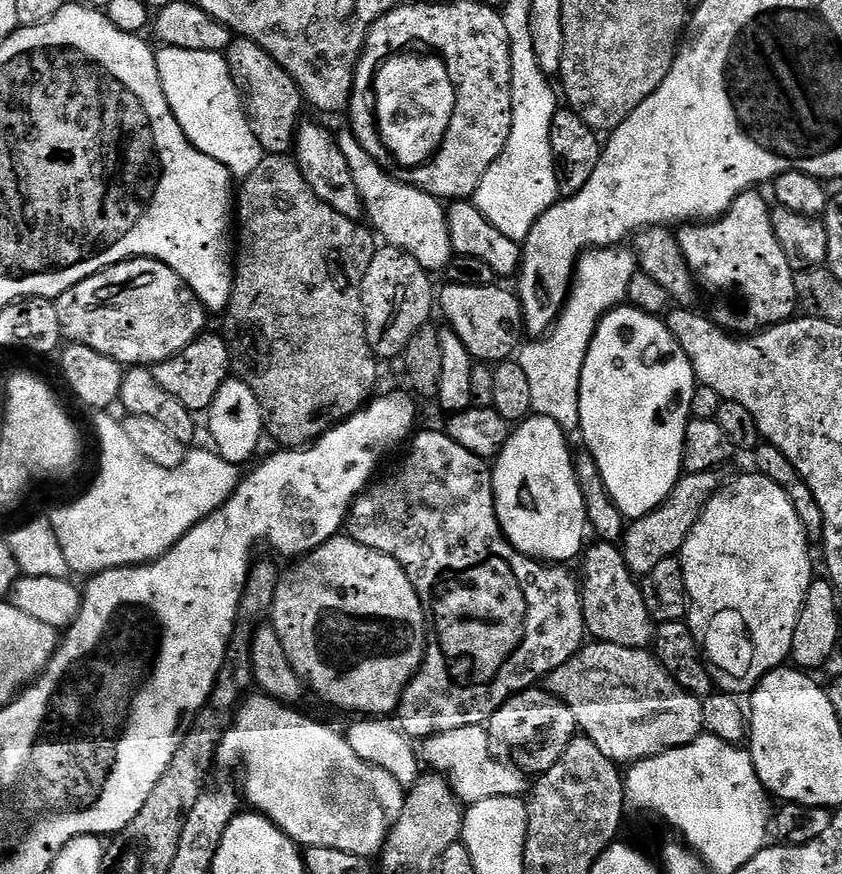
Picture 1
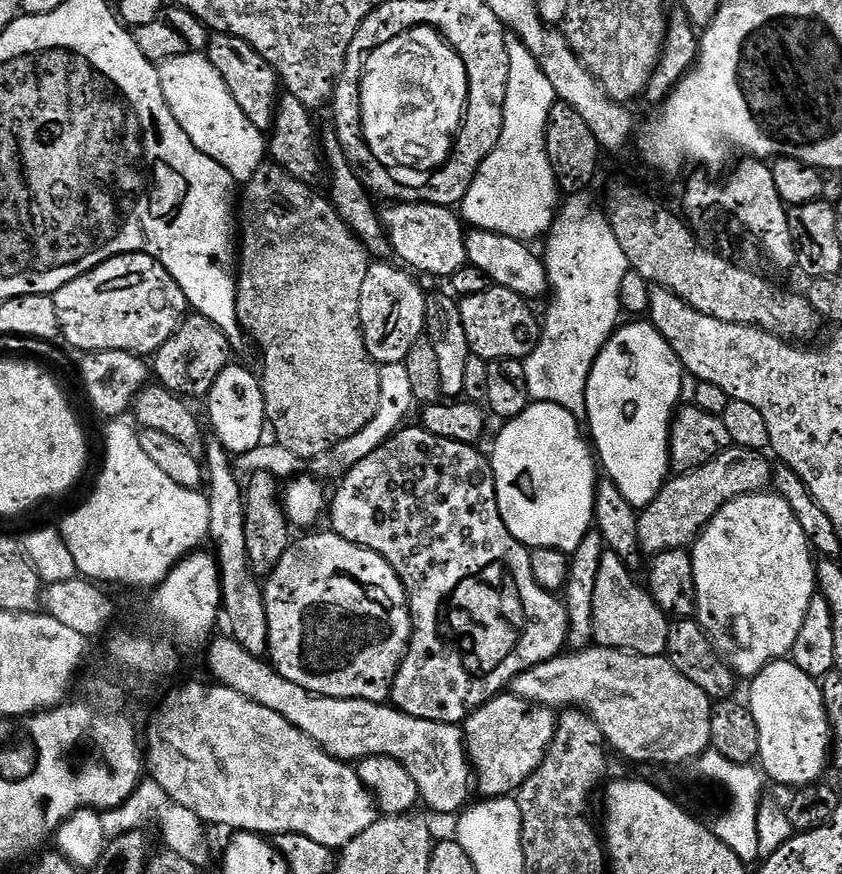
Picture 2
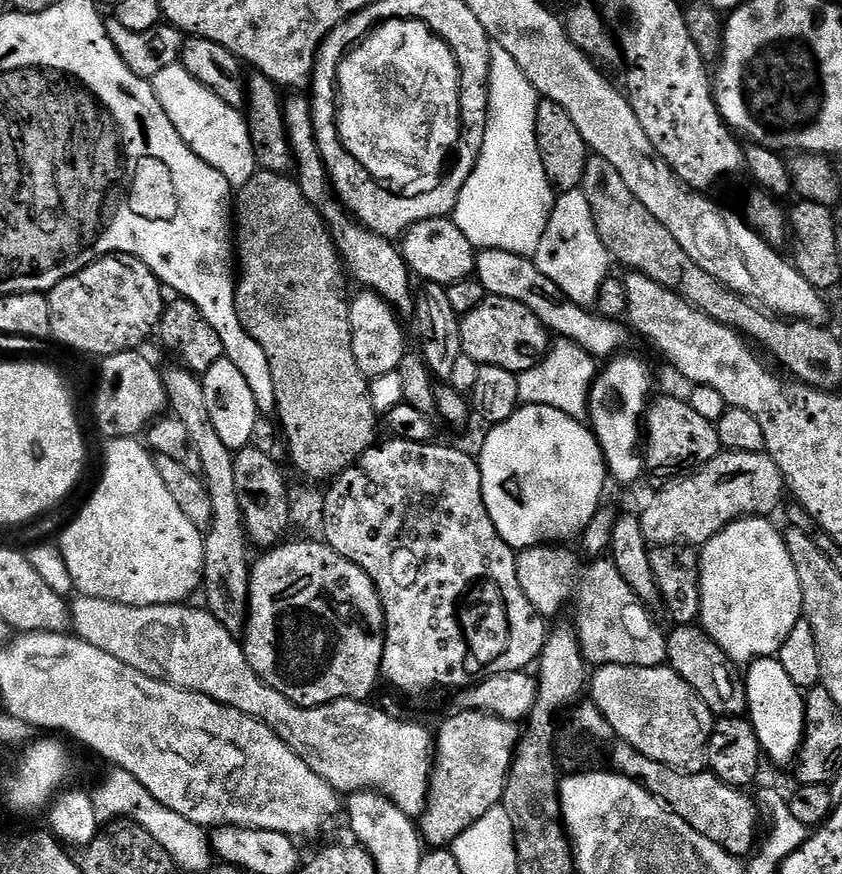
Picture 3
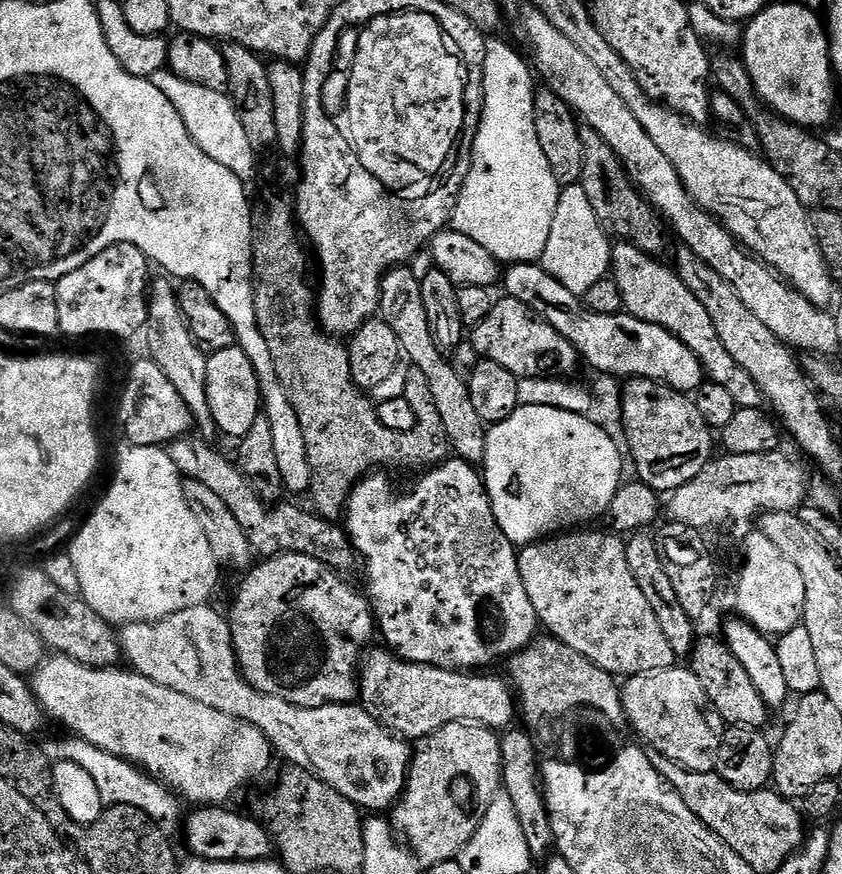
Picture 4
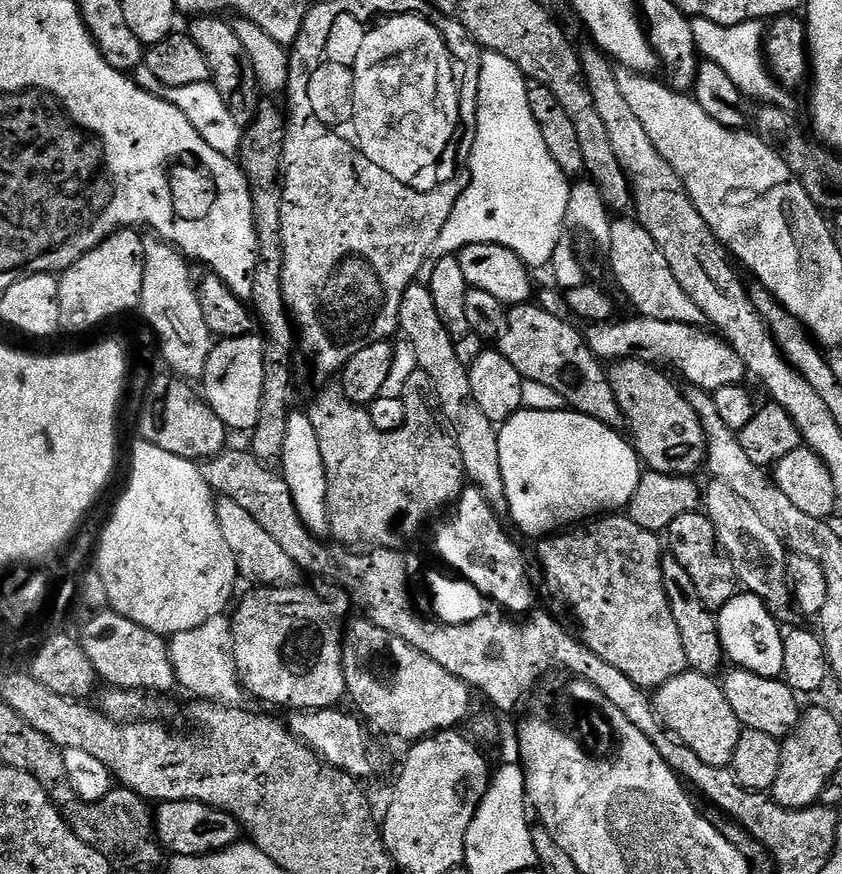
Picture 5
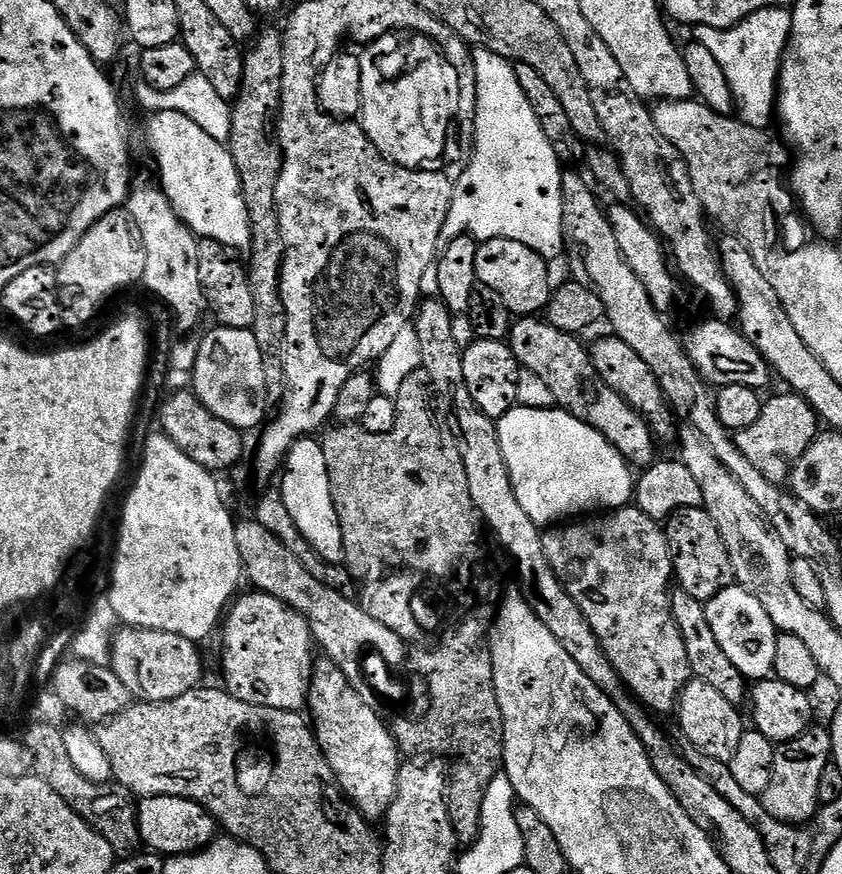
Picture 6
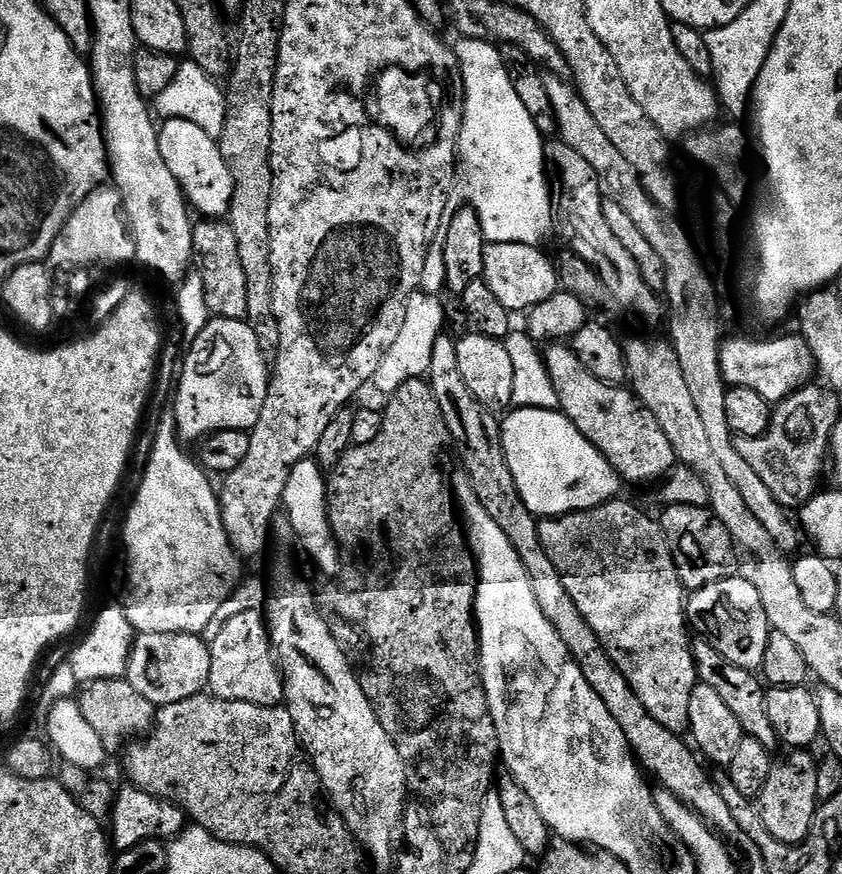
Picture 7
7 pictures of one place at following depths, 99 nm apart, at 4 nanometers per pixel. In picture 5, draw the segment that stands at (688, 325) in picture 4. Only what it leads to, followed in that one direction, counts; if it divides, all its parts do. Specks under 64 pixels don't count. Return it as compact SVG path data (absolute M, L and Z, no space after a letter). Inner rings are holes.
M613 219L610 230L610 242L606 246L608 260L612 263L612 276L624 296L637 308L639 315L645 320L661 320L662 322L678 322L679 324L705 323L704 312L698 310L698 302L678 286L678 278L666 266L666 258L662 258L662 250L654 243L654 238L642 227L639 220Z

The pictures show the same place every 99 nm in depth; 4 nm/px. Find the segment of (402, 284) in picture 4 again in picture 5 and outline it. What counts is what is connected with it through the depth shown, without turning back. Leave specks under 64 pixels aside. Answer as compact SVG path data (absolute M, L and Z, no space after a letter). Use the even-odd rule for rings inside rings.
M413 282L406 290L406 294L402 294L399 331L403 339L414 348L418 368L430 374L431 389L443 407L444 418L456 437L458 450L462 450L462 466L467 483L484 495L486 502L490 502L490 506L497 514L507 513L506 486L502 482L502 462L498 454L500 434L497 425L492 424L490 418L482 414L478 402L474 402L474 390L470 390L468 365L458 359L456 340L446 330L438 314L438 306L434 306L434 298L427 283Z

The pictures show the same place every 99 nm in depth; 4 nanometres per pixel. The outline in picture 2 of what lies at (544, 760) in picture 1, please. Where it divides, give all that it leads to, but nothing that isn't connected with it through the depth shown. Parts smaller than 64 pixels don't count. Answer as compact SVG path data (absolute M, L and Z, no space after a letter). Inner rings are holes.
M511 694L495 696L486 702L477 712L471 712L464 721L464 746L468 749L468 758L474 769L474 784L480 788L480 796L484 798L508 798L519 792L520 788L542 766L548 753L548 747L554 742L558 716L553 709L523 700Z

